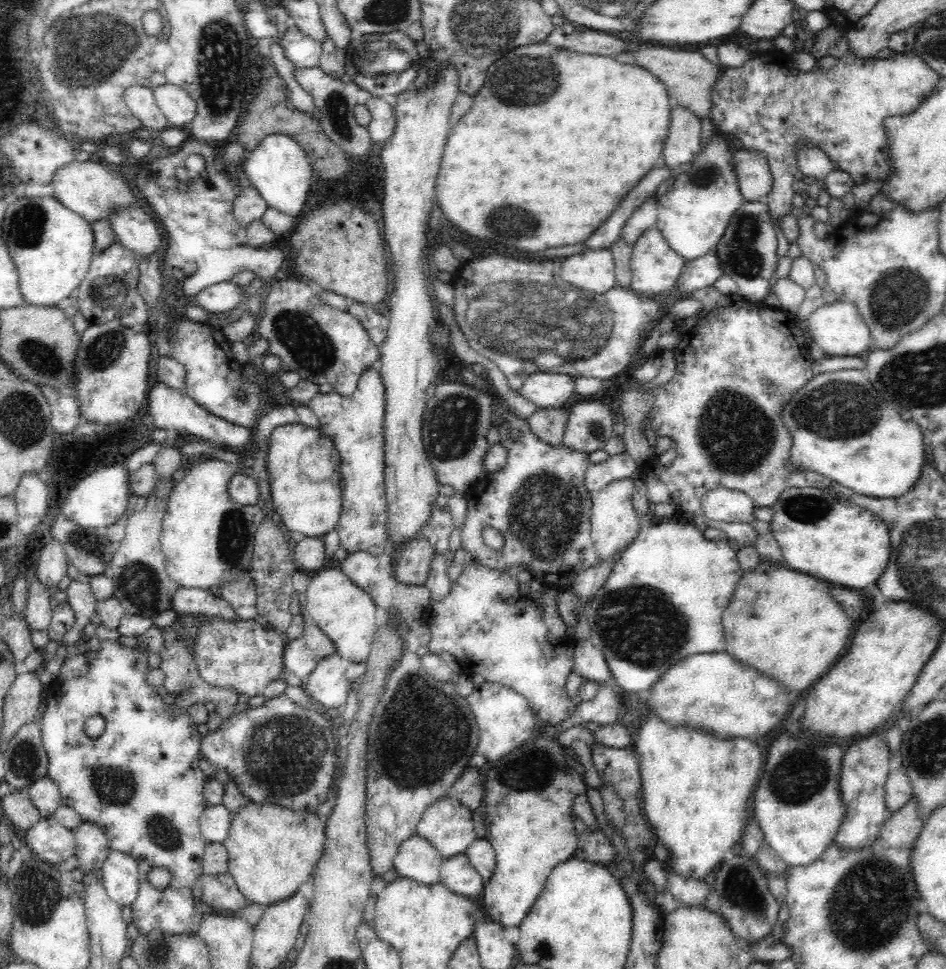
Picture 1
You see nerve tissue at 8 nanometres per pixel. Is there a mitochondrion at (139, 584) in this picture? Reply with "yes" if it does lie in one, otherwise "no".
yes

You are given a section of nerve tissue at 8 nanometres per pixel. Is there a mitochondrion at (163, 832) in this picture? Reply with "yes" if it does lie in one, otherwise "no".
yes

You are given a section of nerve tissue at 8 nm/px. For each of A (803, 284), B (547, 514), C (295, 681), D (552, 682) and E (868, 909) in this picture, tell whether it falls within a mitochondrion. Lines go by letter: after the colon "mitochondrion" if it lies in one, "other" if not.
A: other
B: mitochondrion
C: other
D: other
E: mitochondrion

